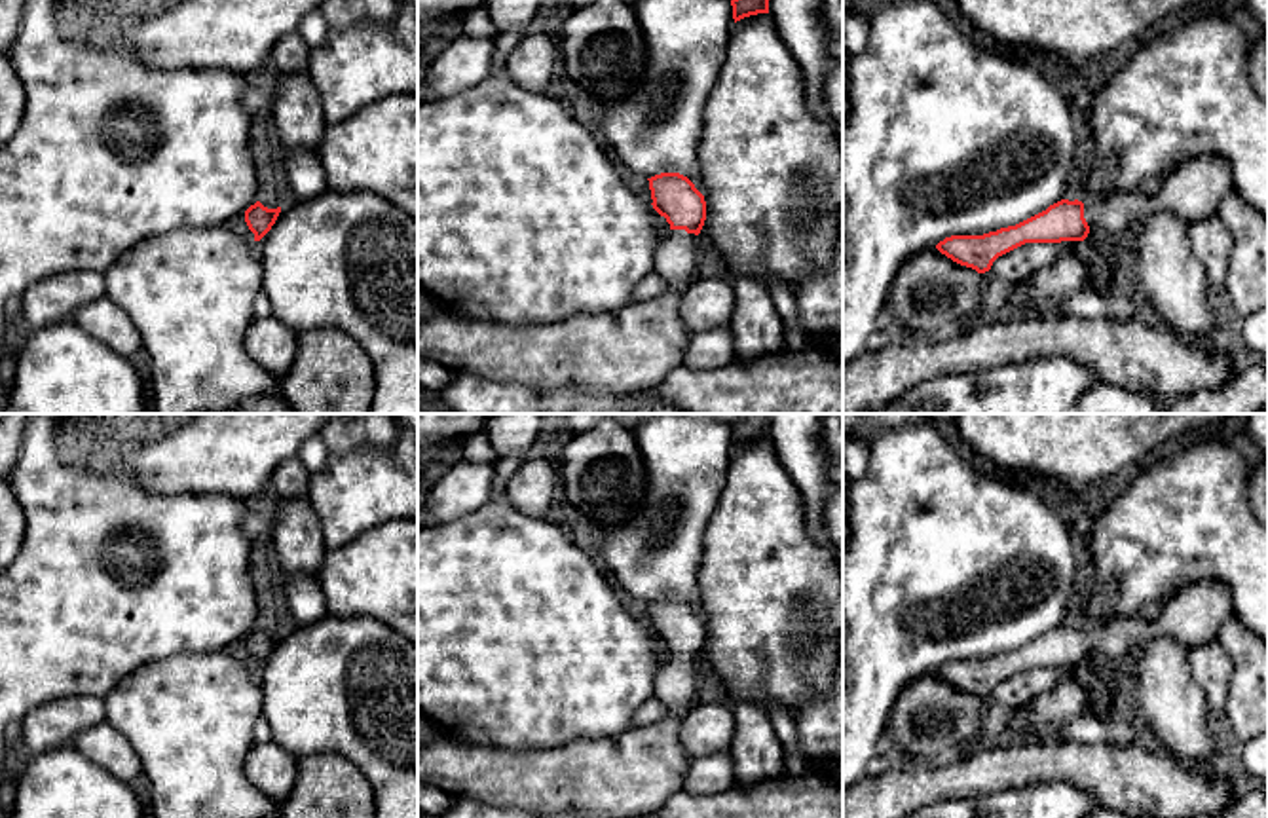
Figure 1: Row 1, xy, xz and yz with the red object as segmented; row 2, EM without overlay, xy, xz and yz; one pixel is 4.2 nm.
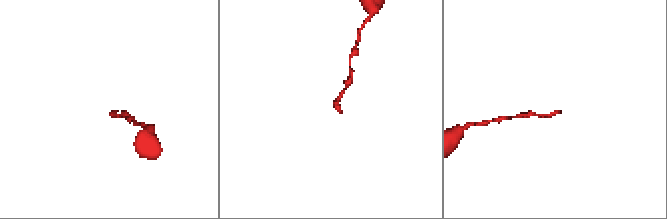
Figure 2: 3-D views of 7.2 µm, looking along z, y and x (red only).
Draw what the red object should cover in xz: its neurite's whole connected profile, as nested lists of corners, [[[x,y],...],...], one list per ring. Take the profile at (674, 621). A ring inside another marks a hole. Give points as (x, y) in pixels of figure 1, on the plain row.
[[[661,598],[647,605],[653,634],[672,655],[653,681],[653,698],[666,706],[661,721],[611,738],[573,738],[549,750],[526,752],[475,746],[440,733],[418,746],[418,780],[495,807],[531,810],[539,818],[562,810],[581,810],[592,818],[638,818],[661,809],[668,797],[681,791],[693,761],[680,742],[680,727],[697,704],[706,626],[680,598]]]

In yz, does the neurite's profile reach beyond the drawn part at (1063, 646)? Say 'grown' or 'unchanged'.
grown

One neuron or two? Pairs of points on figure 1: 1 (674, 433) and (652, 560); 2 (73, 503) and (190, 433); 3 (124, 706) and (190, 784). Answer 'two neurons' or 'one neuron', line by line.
1: one neuron
2: two neurons
3: one neuron

